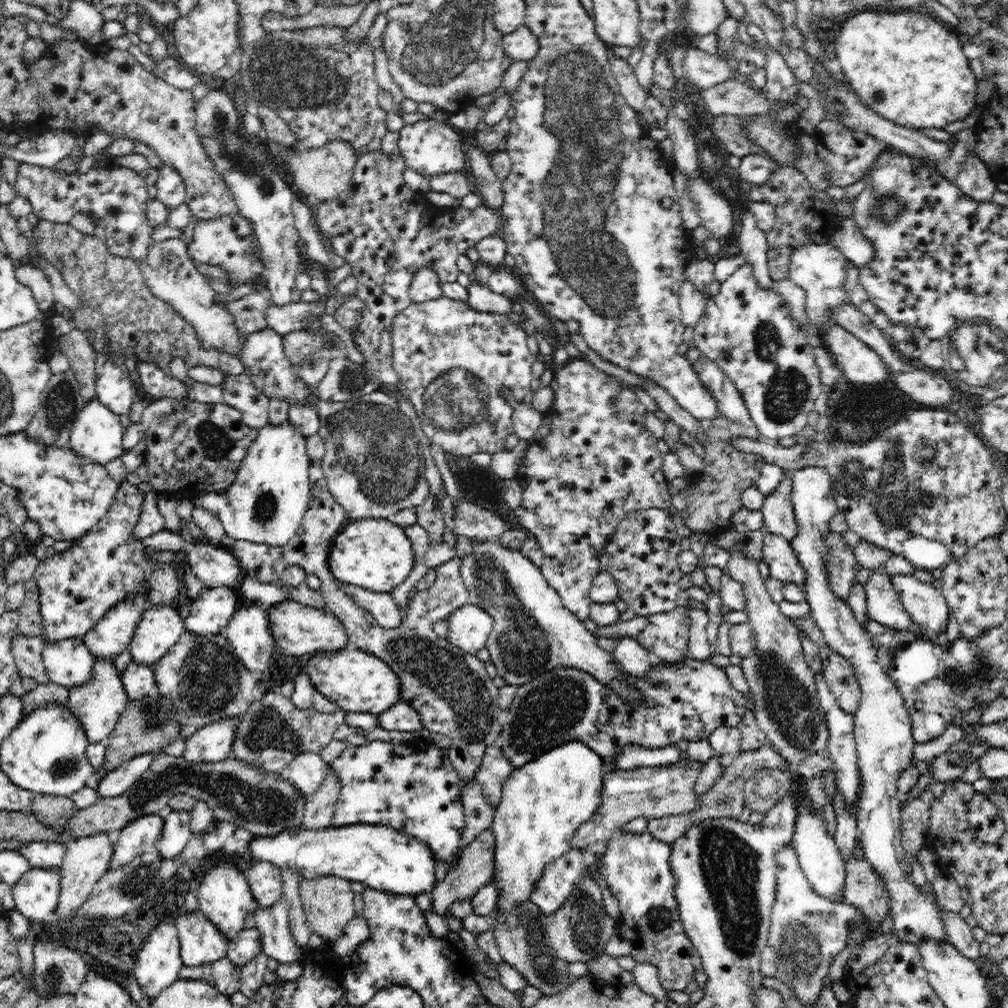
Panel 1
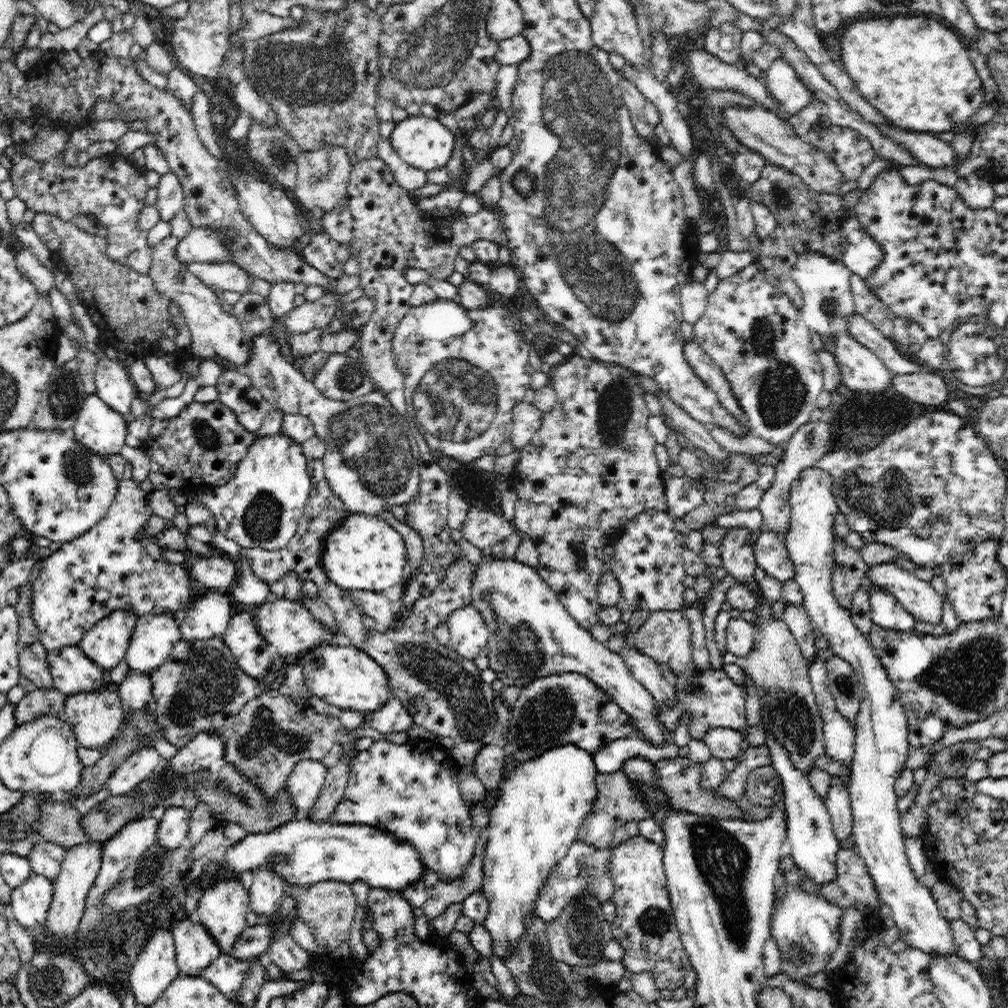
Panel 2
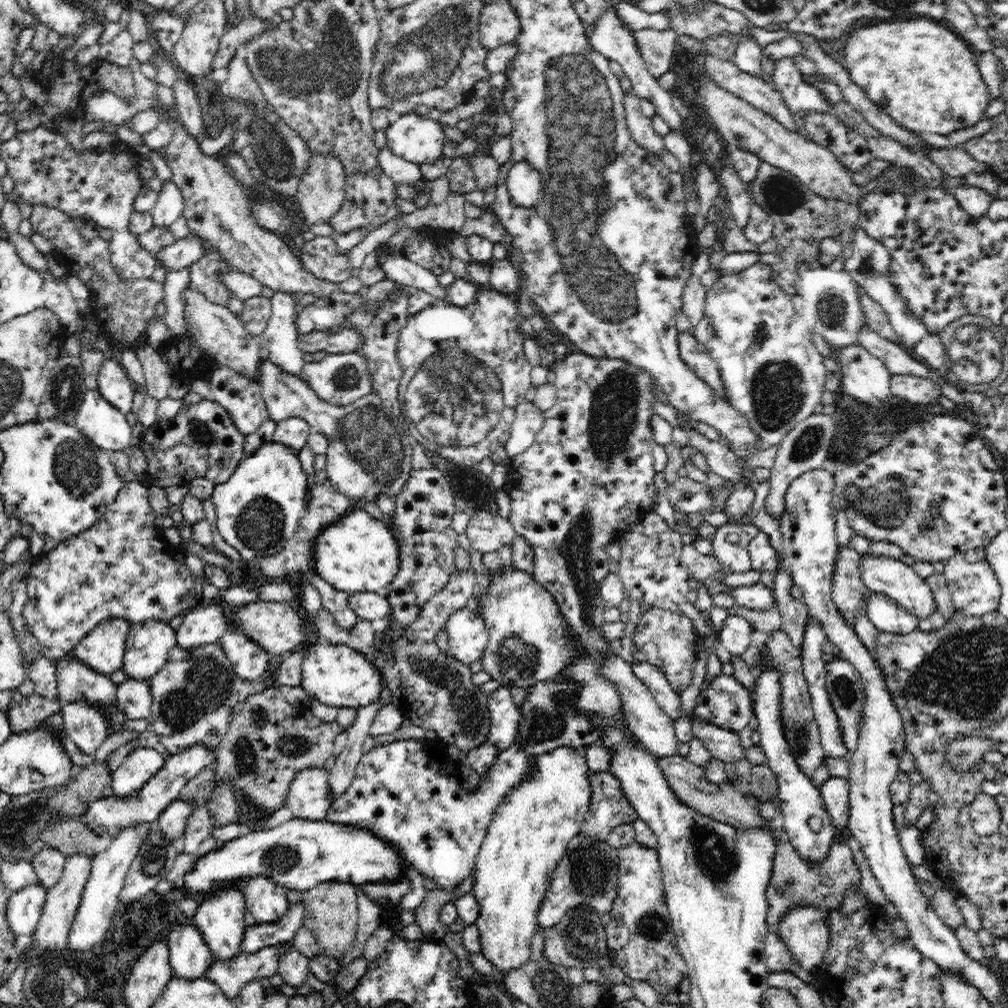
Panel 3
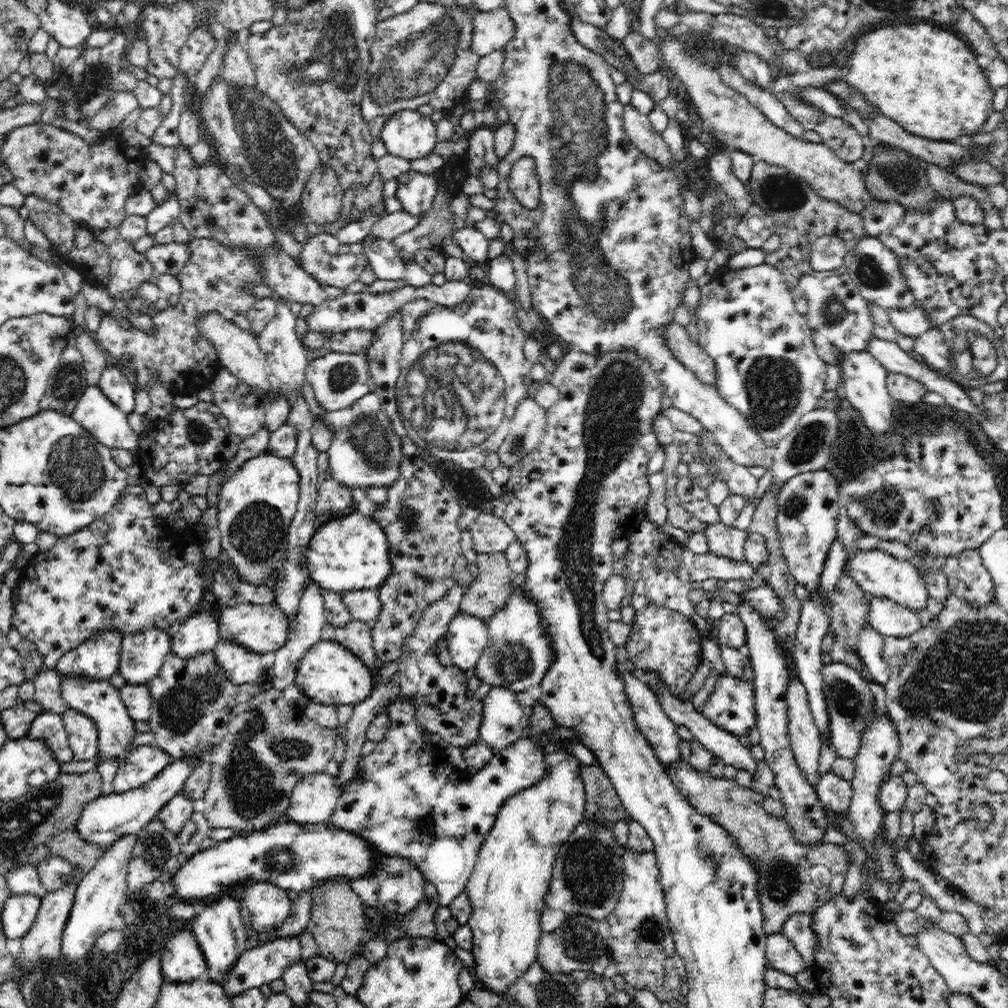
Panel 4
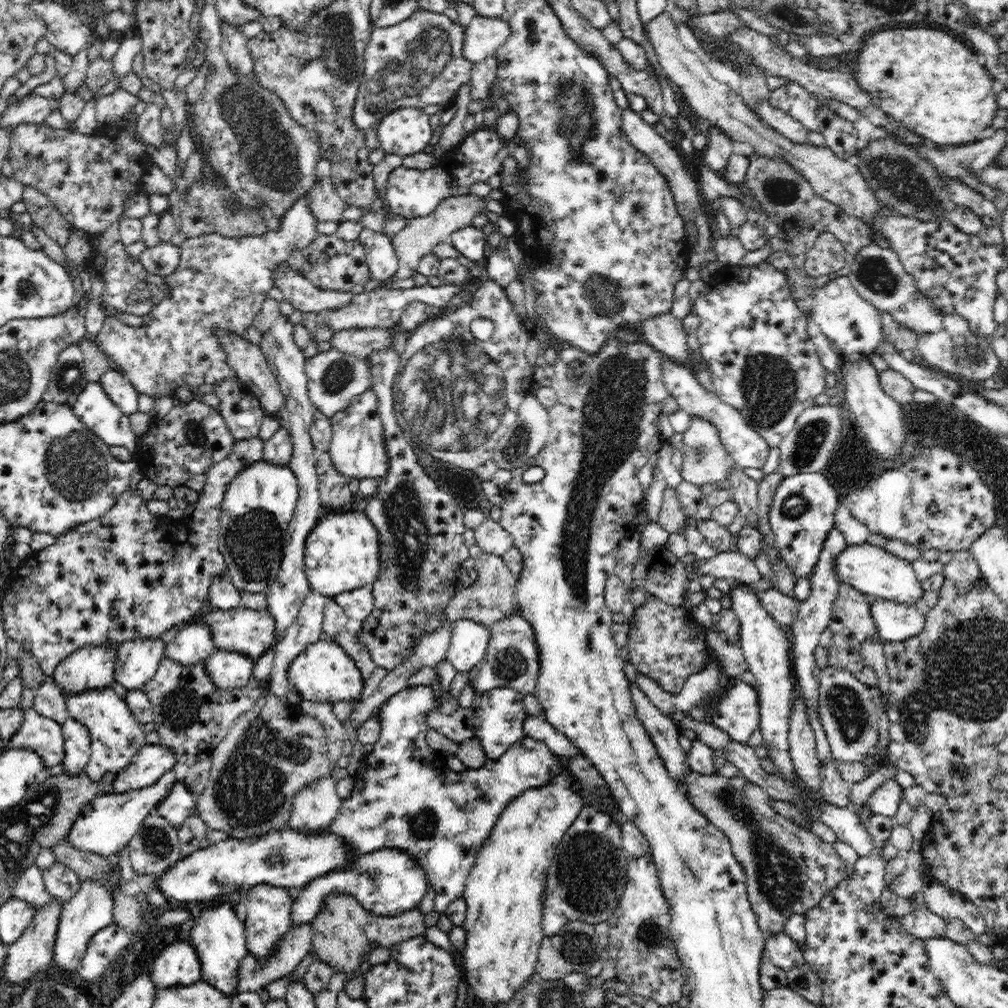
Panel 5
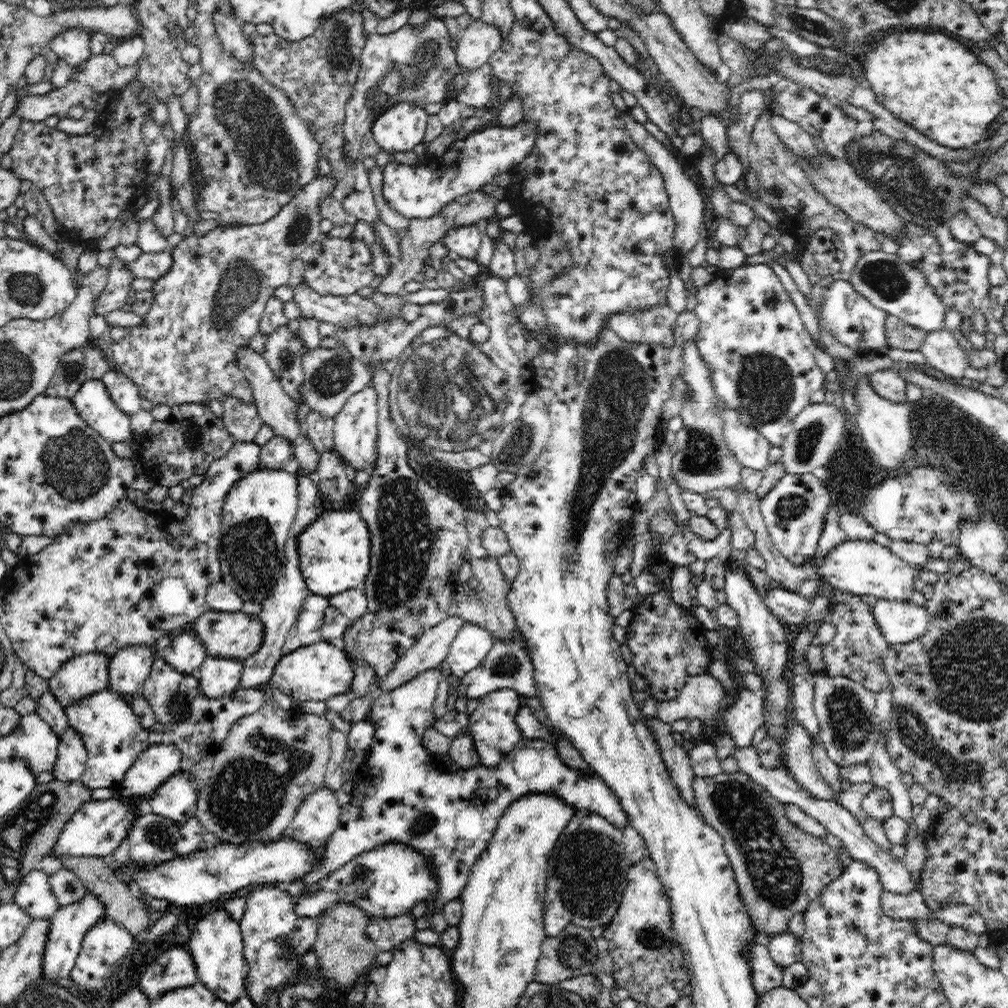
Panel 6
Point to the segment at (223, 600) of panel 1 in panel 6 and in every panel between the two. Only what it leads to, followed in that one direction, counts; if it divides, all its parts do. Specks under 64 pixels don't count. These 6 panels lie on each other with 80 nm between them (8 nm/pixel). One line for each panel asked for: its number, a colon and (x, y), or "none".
2: (209, 617)
3: (206, 624)
4: (200, 633)
5: (193, 644)
6: (186, 653)

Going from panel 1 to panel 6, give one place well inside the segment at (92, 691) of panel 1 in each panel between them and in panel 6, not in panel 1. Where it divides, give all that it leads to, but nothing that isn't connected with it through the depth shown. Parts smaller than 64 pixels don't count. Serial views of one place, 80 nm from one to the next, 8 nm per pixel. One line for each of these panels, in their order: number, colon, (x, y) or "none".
2: (95, 718)
3: (85, 726)
4: (82, 736)
5: (77, 750)
6: (70, 763)

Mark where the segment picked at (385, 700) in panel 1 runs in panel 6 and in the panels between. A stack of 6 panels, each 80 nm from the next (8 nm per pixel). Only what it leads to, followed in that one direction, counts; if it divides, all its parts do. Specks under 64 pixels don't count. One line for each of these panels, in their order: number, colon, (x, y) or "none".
2: (347, 677)
3: (334, 674)
4: (328, 673)
5: (324, 672)
6: (319, 671)

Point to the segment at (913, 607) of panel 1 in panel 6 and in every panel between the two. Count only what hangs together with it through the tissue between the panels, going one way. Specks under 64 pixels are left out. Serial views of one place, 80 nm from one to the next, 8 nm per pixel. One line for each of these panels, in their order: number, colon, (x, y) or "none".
2: (918, 598)
3: (896, 580)
4: (879, 574)
5: (872, 570)
6: (862, 568)

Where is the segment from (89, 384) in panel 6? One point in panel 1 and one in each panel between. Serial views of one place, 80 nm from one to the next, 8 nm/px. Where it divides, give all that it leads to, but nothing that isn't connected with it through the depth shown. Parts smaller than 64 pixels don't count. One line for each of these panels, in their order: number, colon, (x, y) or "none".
1: (97, 434)
2: (99, 427)
3: (106, 426)
4: (94, 411)
5: (93, 406)

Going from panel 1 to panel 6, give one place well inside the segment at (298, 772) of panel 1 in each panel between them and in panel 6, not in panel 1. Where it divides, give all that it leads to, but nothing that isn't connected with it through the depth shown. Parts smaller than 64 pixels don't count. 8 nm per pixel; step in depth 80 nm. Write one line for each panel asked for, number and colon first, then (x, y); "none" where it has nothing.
2: (307, 778)
3: (308, 797)
4: (314, 798)
5: (314, 809)
6: (318, 816)

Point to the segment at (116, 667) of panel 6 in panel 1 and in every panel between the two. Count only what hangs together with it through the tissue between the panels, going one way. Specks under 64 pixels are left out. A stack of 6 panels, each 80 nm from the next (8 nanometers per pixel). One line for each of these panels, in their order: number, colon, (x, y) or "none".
1: (160, 628)
2: (154, 635)
3: (148, 645)
4: (142, 654)
5: (136, 662)

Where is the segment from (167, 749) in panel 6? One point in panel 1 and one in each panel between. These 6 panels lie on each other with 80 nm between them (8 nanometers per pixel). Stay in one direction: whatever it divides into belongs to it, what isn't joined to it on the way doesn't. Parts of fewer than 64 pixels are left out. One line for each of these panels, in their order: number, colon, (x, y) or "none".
1: (114, 783)
2: (141, 765)
3: (138, 767)
4: (145, 762)
5: (152, 761)

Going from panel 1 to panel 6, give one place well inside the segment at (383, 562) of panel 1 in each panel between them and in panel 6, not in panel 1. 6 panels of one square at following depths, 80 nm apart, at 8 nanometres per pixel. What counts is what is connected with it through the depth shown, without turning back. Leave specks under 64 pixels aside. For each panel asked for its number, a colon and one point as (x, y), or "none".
2: (364, 553)
3: (357, 553)
4: (348, 553)
5: (341, 553)
6: (334, 550)

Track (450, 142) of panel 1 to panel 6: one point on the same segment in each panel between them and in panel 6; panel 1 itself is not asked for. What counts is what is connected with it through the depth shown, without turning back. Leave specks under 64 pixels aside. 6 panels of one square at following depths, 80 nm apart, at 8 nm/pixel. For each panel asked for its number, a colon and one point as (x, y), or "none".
2: (424, 143)
3: (417, 139)
4: (408, 134)
5: (405, 131)
6: (402, 126)

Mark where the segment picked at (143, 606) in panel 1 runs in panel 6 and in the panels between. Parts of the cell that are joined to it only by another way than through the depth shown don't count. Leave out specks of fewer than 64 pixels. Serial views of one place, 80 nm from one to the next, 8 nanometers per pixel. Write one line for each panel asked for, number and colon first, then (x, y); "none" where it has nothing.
2: (105, 645)
3: (102, 650)
4: (98, 659)
5: (92, 667)
6: (84, 675)

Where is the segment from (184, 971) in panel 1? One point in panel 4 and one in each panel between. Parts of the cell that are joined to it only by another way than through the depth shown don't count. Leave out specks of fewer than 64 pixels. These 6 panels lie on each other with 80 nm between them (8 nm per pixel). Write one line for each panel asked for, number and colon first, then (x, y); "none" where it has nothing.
2: (227, 973)
3: (231, 976)
4: (259, 965)

